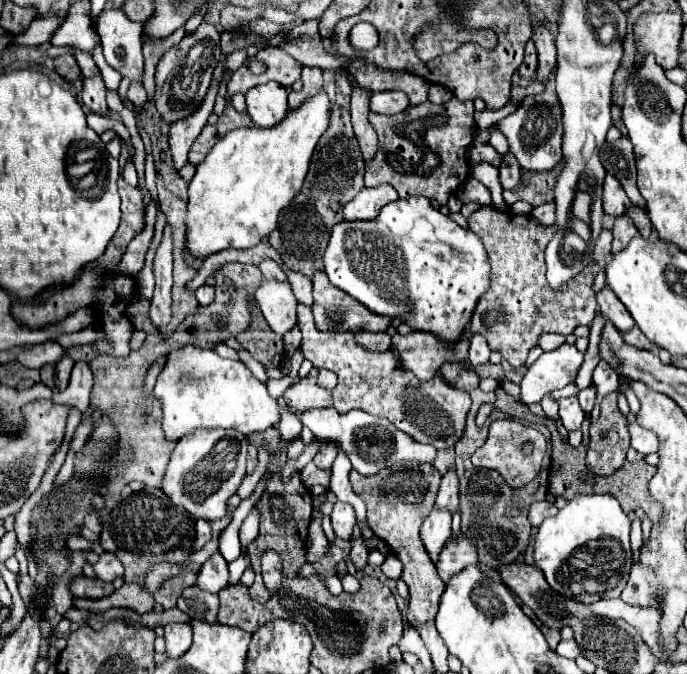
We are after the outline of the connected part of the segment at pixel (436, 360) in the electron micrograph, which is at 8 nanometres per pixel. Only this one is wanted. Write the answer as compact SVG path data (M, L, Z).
M411 332L407 336L393 334L391 338L391 352L401 360L403 368L411 370L419 380L431 380L445 362L457 362L473 370L467 350L469 350L467 334L455 346L447 346L425 332Z

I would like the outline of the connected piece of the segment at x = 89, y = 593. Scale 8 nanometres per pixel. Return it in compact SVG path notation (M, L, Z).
M79 576L71 584L71 592L73 592L75 598L91 598L91 600L97 600L97 598L105 598L105 596L113 594L115 588L113 588L113 584L103 582L103 580Z

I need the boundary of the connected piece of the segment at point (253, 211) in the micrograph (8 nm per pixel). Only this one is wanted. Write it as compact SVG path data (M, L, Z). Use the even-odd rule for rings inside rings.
M319 92L273 128L251 126L223 136L189 182L185 250L193 258L207 258L227 248L253 248L263 236L269 236L279 212L301 190L315 144L327 126L329 98Z

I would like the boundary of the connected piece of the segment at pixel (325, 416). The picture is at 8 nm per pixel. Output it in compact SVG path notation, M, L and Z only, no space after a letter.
M321 408L321 410L305 412L303 416L297 416L297 418L303 422L303 426L311 428L315 436L337 440L345 450L345 454L349 456L353 468L363 476L371 476L381 468L389 468L391 464L397 464L399 460L433 462L435 458L435 448L431 444L415 442L409 434L397 430L389 420L379 420L377 416L371 416L363 410L351 410L347 414L339 414L335 412L335 408Z

